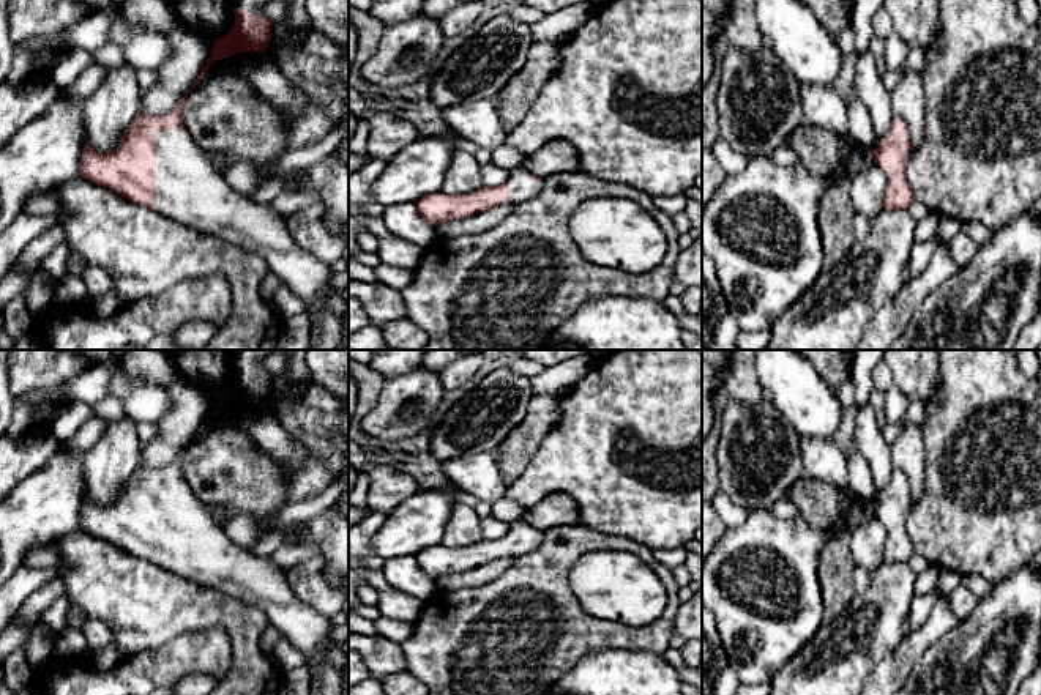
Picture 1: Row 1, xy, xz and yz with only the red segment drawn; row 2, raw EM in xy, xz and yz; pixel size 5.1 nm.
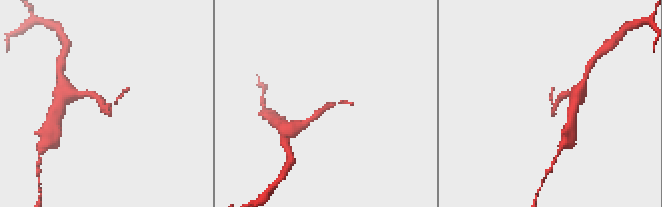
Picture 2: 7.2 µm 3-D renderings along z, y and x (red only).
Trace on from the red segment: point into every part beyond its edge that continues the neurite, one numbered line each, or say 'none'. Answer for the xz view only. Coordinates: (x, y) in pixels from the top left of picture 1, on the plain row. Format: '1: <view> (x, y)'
1: xz (521, 541)

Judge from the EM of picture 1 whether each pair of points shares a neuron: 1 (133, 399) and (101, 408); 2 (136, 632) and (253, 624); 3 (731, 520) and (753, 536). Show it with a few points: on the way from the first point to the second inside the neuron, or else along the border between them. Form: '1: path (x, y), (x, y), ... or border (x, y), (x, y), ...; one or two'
1: border (109, 393), (122, 401), (126, 415); two
2: path (164, 615), (224, 615); one
3: border (748, 514), (738, 525), (726, 528); two

